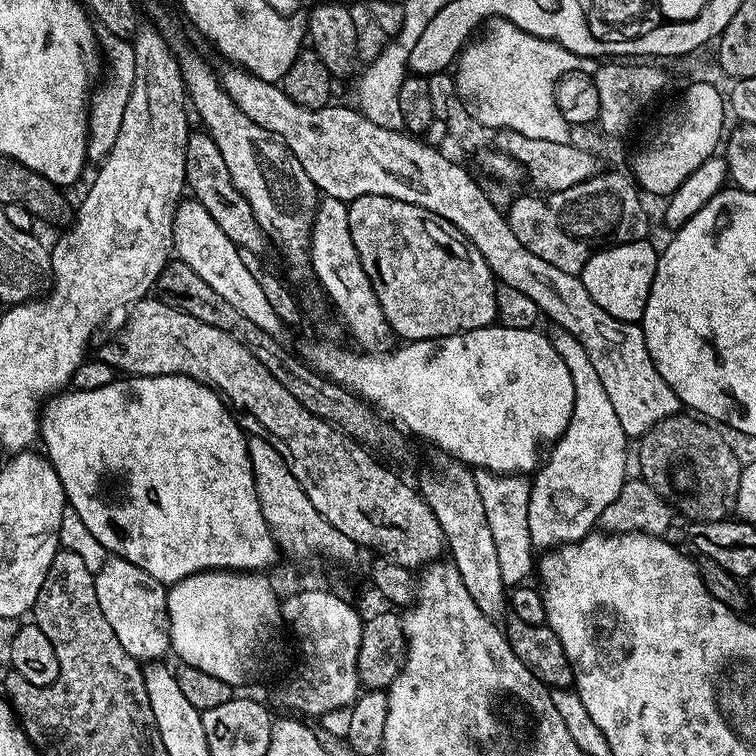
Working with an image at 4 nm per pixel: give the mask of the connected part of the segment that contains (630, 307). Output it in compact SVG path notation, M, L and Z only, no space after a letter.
M651 239L635 240L629 244L615 243L593 252L579 273L580 281L586 286L590 298L621 322L635 324L643 321L646 302L650 298L650 286L654 282L660 252L651 244Z

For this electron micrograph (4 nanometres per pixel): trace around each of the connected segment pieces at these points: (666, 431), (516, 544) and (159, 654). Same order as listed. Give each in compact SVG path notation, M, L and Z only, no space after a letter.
M677 414L660 420L645 436L639 437L639 475L663 500L667 500L679 515L681 512L686 518L685 521L723 520L729 515L730 501L733 499L736 487L740 484L742 464L741 461L736 461L736 452L728 445L728 440L723 434L725 435L719 427L705 422L695 415Z
M506 472L475 473L478 494L482 494L482 506L486 506L486 522L490 522L490 534L498 549L498 562L502 569L502 582L505 586L520 586L528 575L534 572L534 549L530 538L530 490L532 481L524 474Z
M114 555L107 559L94 572L94 594L98 594L98 606L102 606L106 622L110 622L114 634L118 634L118 642L122 642L122 650L126 650L126 654L133 656L137 662L159 661L164 655L169 655L172 646L168 588L158 582L158 578L150 578L142 566L134 566L134 562L126 562Z

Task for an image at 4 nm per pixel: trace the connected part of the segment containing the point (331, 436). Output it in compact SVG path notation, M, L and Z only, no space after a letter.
M145 298L137 304L132 305L126 319L123 321L123 324L125 324L124 329L120 332L120 341L117 344L106 345L101 352L98 352L99 359L104 360L105 363L120 374L127 374L128 376L189 376L198 382L208 385L210 388L216 389L224 397L224 403L238 417L240 426L244 429L245 433L252 436L261 436L263 440L270 442L270 446L274 446L274 450L278 450L278 454L282 454L286 466L290 466L294 478L298 478L298 486L302 486L302 490L306 490L306 498L310 498L314 510L318 510L318 514L322 514L322 518L326 518L326 522L330 522L330 526L334 526L334 530L342 530L342 534L346 534L346 538L350 538L361 549L369 548L370 551L376 552L372 554L375 554L377 557L392 560L398 566L409 570L423 569L427 565L436 563L437 560L445 555L446 545L444 543L442 526L438 524L438 518L434 516L430 510L430 506L415 487L411 488L406 481L399 480L390 469L383 468L379 464L381 461L369 449L365 448L364 445L359 444L358 441L353 440L352 437L340 431L339 428L336 428L332 424L327 424L322 418L310 414L310 410L306 410L306 406L302 406L302 402L298 402L298 398L294 398L294 394L290 394L290 390L286 390L286 386L282 386L282 382L278 382L278 378L274 378L274 374L270 374L270 370L266 370L266 366L262 366L262 362L258 362L256 355L242 342L238 342L238 338L234 338L229 332L218 330L218 326L210 326L206 322L202 322L191 312L183 312L180 308L167 304L162 298L152 299Z

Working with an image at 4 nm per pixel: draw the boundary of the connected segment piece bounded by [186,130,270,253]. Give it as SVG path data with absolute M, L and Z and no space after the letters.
M203 130L193 131L188 138L186 184L194 199L206 206L206 210L210 210L210 218L214 218L218 226L222 226L226 238L230 238L245 251L261 253L266 246L269 247L270 242L258 225L253 207L250 202L246 202L242 190L238 190L238 186L232 181L226 158L222 158L222 150L218 150L214 138Z

